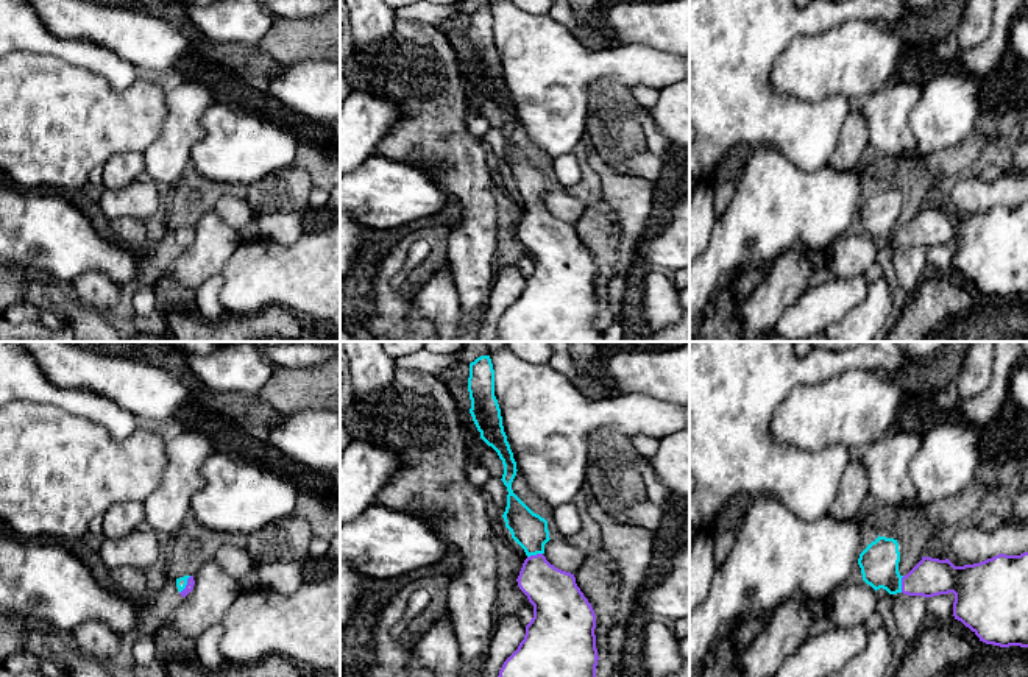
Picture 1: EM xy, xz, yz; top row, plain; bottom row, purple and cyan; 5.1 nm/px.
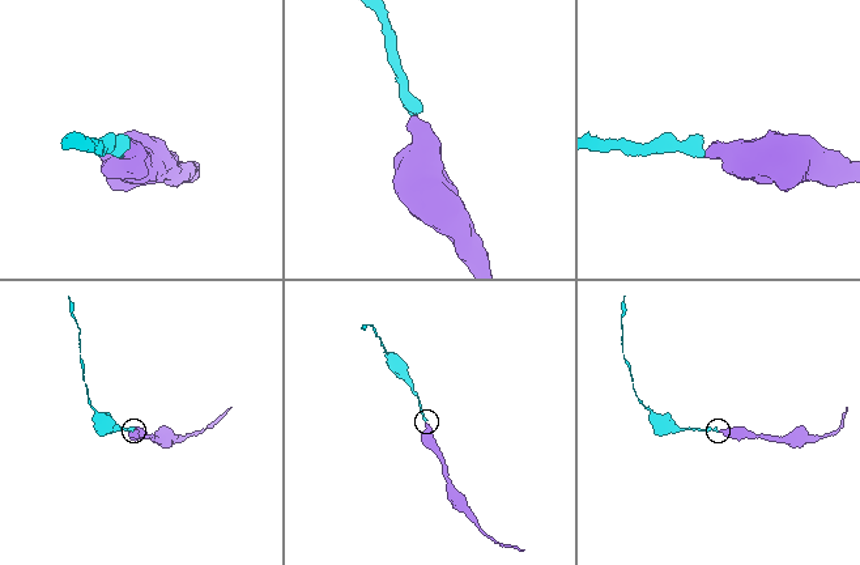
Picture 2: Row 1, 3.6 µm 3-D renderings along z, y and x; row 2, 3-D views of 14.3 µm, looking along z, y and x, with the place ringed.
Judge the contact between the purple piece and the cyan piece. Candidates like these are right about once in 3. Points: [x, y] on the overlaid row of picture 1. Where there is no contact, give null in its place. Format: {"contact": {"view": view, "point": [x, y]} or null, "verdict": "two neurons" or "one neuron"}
{"contact": {"view": "yz", "point": [902, 584]}, "verdict": "one neuron"}

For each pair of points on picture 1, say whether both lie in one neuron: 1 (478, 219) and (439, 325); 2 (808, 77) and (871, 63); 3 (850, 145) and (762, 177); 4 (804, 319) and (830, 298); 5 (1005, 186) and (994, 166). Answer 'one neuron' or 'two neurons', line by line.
1: two neurons
2: one neuron
3: two neurons
4: one neuron
5: two neurons

